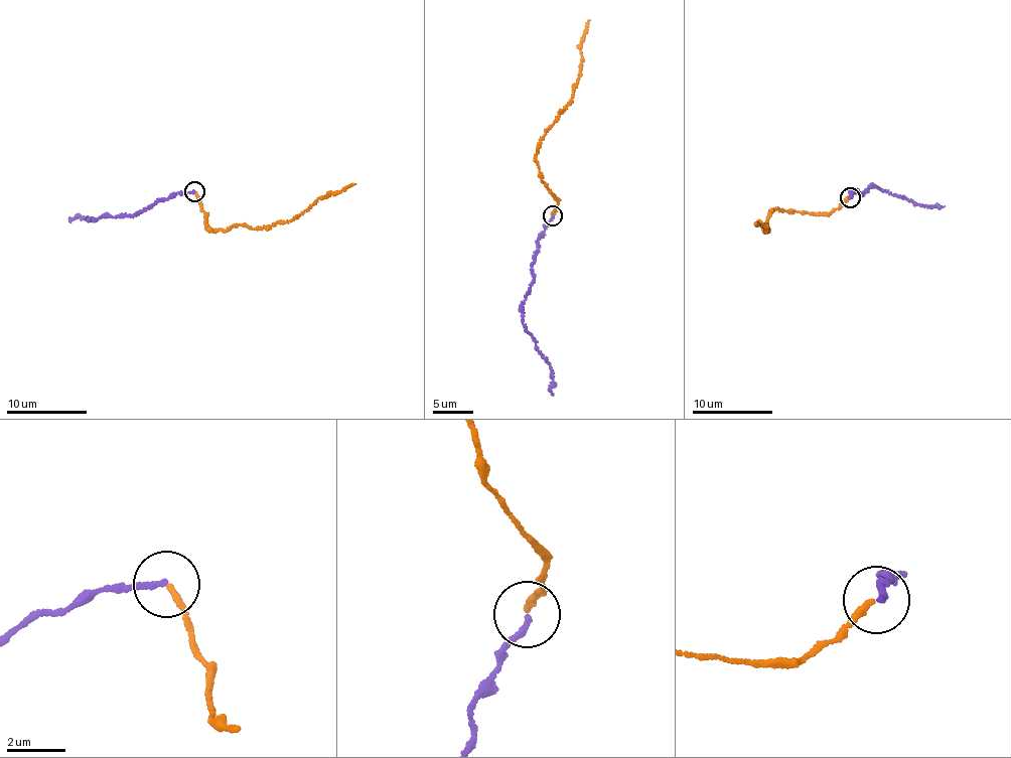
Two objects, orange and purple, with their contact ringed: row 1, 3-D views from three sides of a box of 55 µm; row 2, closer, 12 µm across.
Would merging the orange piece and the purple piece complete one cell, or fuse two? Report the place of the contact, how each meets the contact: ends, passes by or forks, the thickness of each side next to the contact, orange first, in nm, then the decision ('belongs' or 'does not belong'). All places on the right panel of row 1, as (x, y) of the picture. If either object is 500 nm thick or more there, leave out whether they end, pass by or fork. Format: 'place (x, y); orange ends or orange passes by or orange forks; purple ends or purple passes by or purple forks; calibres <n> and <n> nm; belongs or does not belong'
place (850, 197); orange ends; purple ends; calibres 200 and 200 nm; belongs

